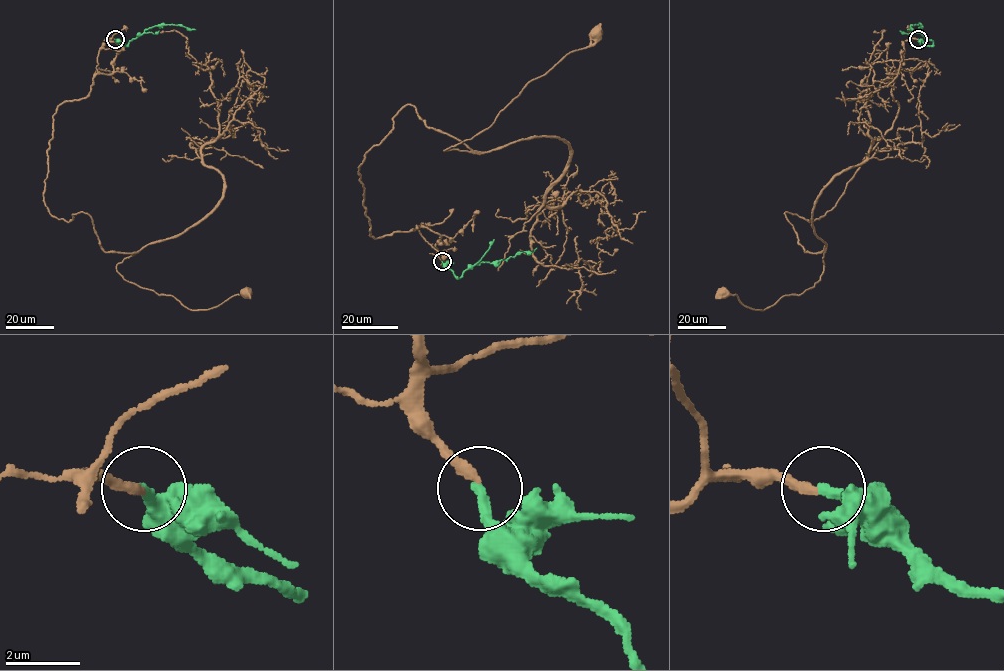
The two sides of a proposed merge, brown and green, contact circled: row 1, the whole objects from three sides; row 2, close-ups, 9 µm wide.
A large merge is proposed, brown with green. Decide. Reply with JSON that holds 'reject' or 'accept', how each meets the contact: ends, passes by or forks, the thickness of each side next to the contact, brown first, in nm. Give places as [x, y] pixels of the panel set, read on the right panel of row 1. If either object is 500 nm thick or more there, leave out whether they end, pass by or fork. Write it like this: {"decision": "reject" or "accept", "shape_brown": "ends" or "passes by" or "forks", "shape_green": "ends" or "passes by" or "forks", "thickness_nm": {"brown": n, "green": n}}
{"decision": "accept", "shape_brown": "ends", "shape_green": "ends", "thickness_nm": {"brown": 280, "green": 300}}

